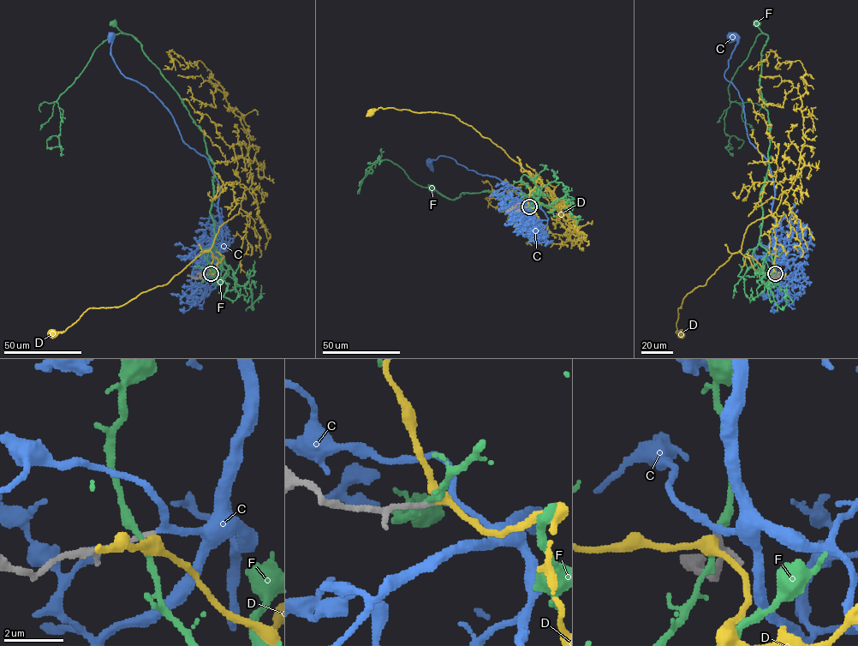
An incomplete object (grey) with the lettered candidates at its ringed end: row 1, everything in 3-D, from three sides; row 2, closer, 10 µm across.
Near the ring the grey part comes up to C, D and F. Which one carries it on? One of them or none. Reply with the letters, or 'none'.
C

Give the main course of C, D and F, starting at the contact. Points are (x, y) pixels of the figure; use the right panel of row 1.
C: (775, 273), (773, 181), (768, 160), (748, 139), (738, 90), (724, 78), (737, 43), (730, 37)
D: (775, 273), (758, 273), (748, 258), (739, 250), (734, 253), (705, 284), (683, 298), (676, 322), (680, 334)
F: (775, 273), (765, 284), (760, 191), (769, 165), (771, 124), (759, 85), (768, 36), (756, 23)

